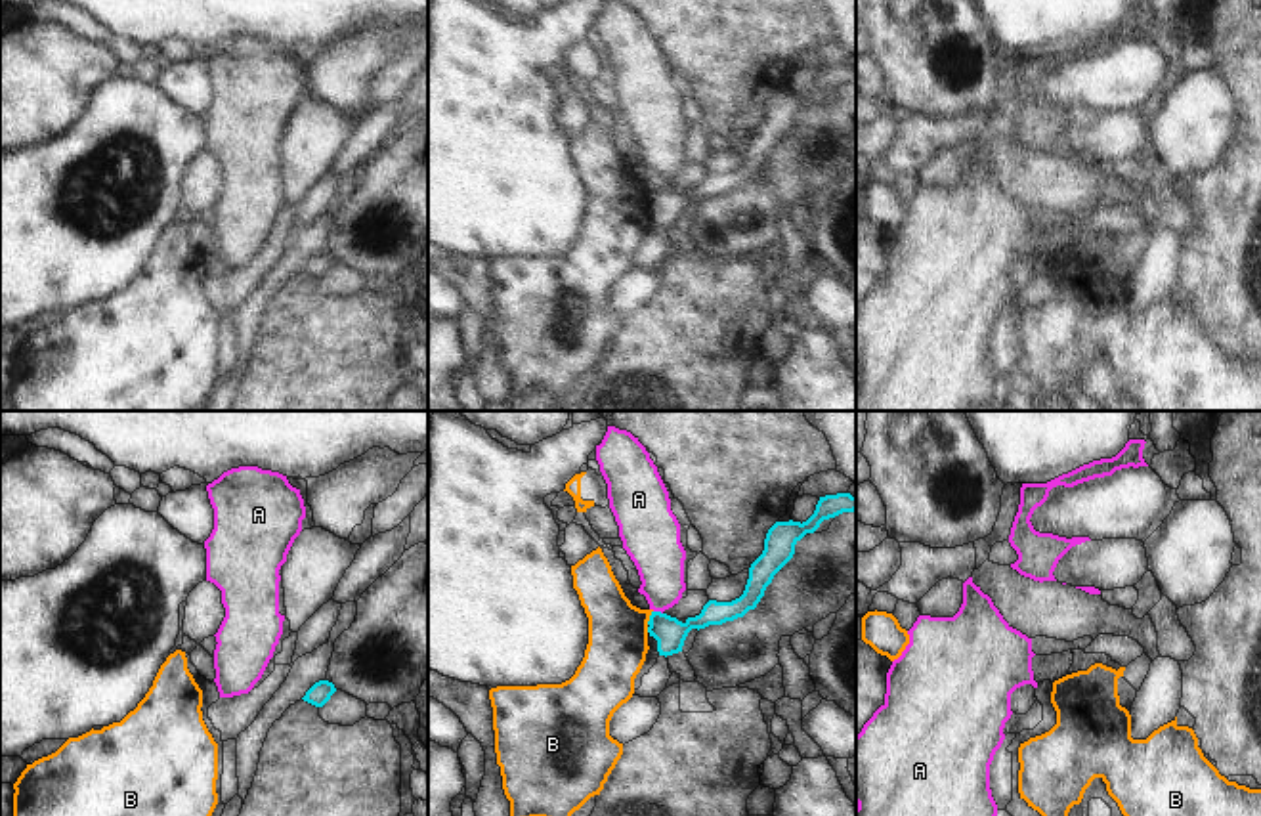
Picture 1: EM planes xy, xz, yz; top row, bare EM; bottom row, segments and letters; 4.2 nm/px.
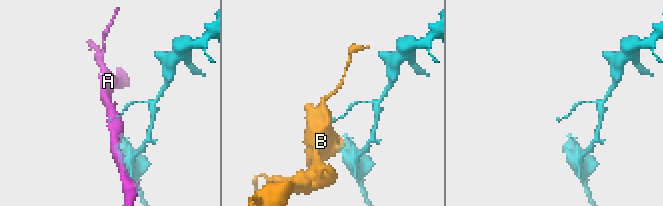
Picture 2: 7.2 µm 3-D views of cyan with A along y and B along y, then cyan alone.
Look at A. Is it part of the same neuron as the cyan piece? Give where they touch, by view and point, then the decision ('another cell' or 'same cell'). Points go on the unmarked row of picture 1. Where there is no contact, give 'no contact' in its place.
xz (658, 184) | another cell

